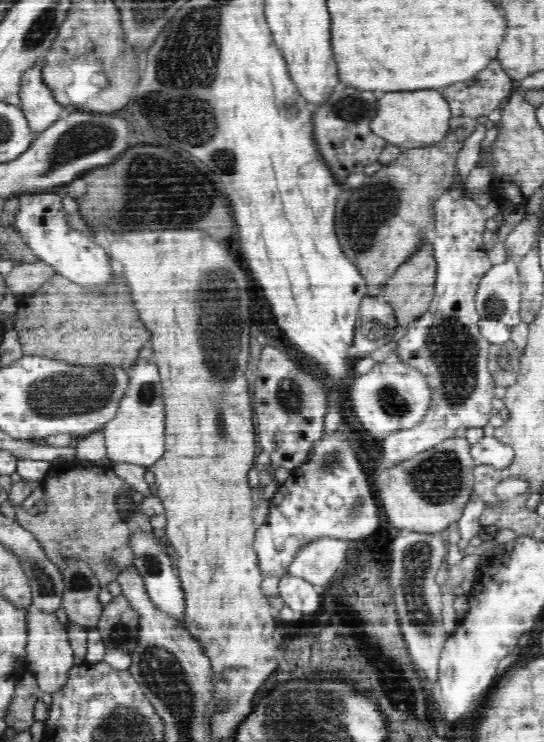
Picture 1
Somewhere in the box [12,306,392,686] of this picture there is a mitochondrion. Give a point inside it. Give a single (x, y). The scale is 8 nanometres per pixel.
(59, 395)

